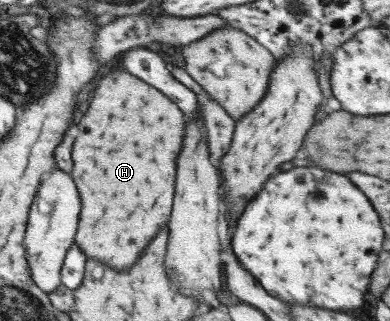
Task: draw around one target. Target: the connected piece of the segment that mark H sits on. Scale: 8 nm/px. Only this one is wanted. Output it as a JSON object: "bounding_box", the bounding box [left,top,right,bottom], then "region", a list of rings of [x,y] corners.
{"bounding_box":[71,70,185,271],"region":[[[127,70],[113,71],[101,78],[94,98],[87,103],[81,121],[75,125],[77,139],[73,143],[75,163],[71,177],[83,201],[79,217],[81,223],[74,243],[85,251],[87,257],[99,259],[117,271],[129,269],[155,237],[157,229],[169,221],[175,189],[175,161],[185,135],[183,117],[185,115],[177,109],[177,104],[167,99],[162,91]]]}

